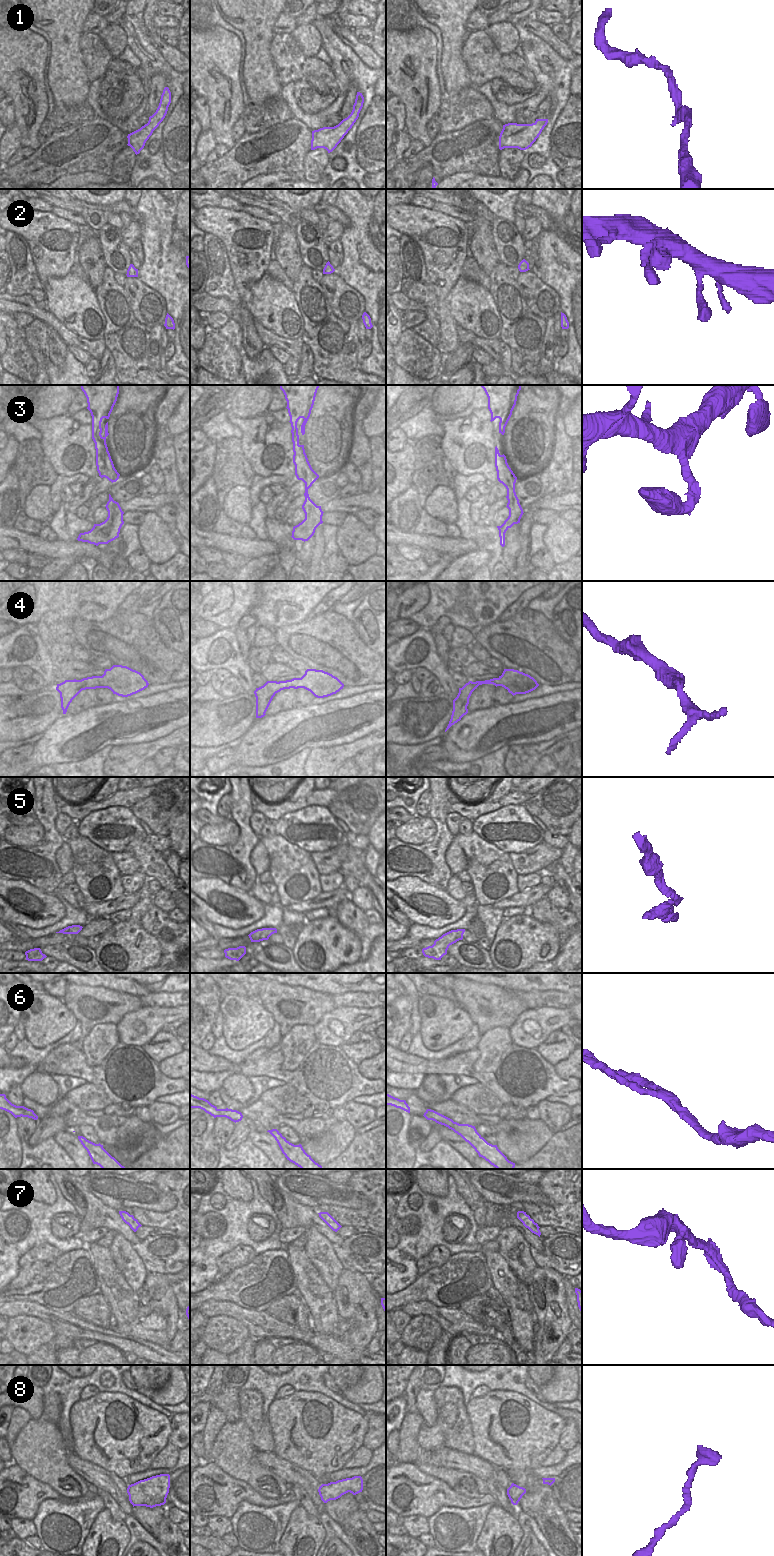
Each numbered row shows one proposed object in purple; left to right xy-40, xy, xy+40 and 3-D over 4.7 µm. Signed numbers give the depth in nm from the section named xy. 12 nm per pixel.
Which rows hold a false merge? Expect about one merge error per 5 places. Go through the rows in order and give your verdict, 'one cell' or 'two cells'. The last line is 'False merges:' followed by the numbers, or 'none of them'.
1: two cells
2: one cell
3: one cell
4: one cell
5: one cell
6: one cell
7: one cell
8: one cell
False merges: 1

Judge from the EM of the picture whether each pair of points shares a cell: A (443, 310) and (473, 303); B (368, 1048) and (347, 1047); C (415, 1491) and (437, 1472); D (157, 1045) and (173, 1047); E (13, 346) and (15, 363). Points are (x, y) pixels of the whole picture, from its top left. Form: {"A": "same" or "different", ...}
{"A": "different", "B": "same", "C": "different", "D": "same", "E": "same"}

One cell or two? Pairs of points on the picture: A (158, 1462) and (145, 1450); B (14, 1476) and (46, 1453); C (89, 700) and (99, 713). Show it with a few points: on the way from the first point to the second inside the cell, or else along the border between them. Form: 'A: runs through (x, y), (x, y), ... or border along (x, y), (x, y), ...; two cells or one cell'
A: border along (168, 1442), (149, 1467); two cells
B: border along (14, 1463), (42, 1482); two cells
C: border along (95, 705), (72, 715); two cells

